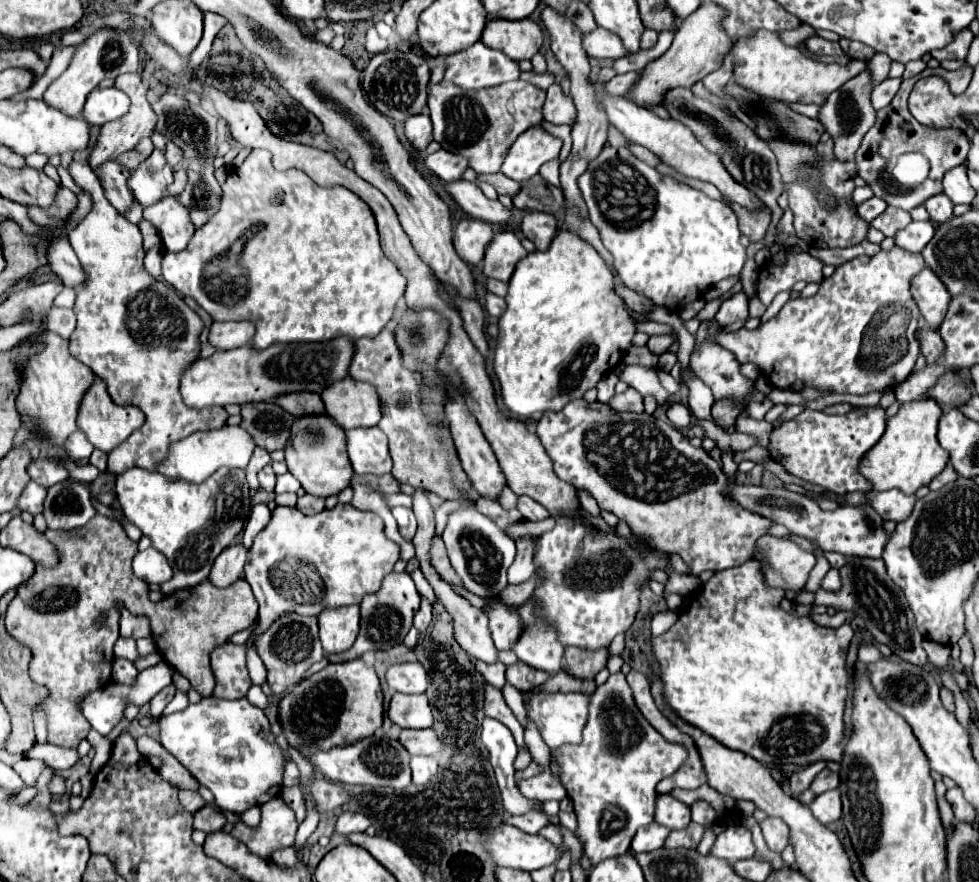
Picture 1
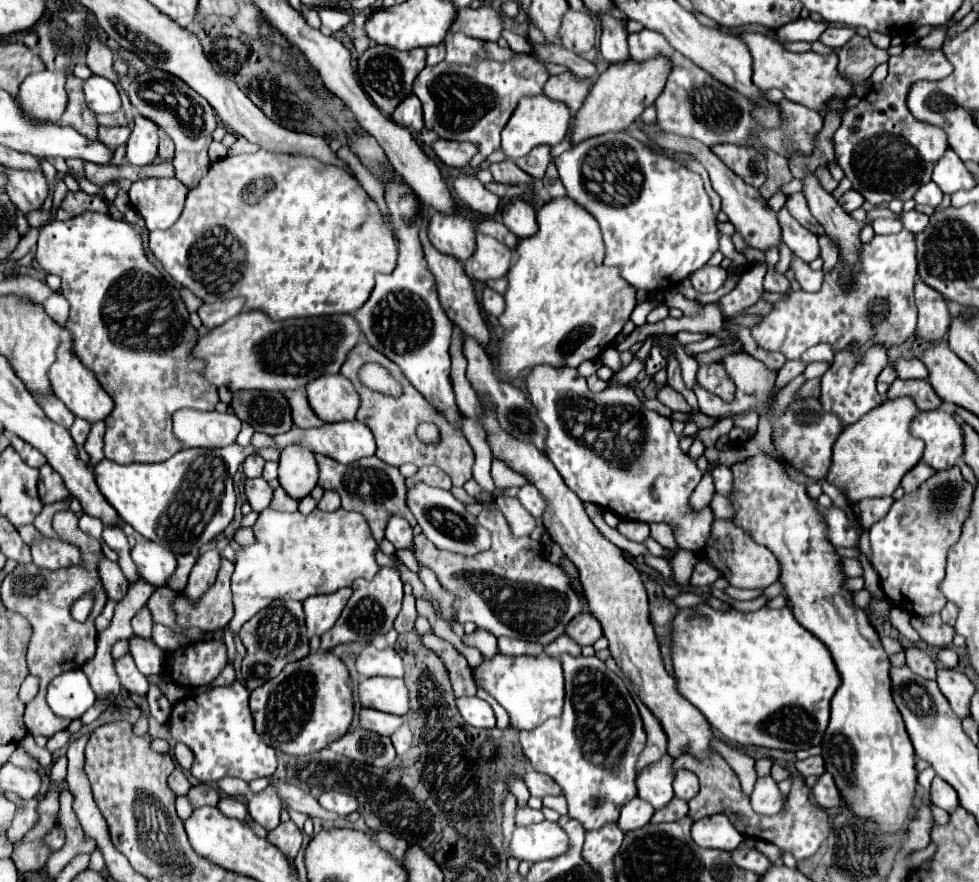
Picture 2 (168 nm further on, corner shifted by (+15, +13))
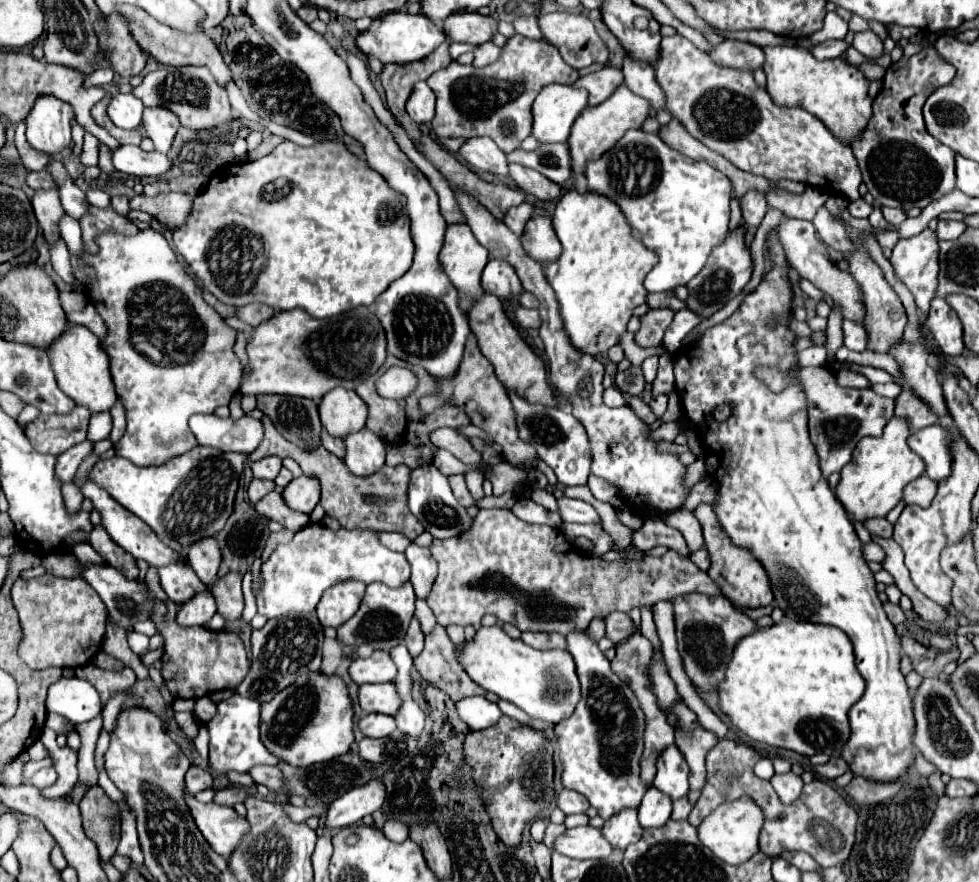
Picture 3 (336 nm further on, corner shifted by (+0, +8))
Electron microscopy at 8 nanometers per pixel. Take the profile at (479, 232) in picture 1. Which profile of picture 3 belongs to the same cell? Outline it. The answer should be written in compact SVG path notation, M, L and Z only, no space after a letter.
M449 224L447 232L445 232L445 244L439 252L439 262L443 272L447 274L449 282L457 288L457 296L459 296L459 308L463 312L469 312L473 302L479 300L479 296L483 296L483 288L481 288L481 272L487 264L489 256L487 250L475 240L471 228L467 228L467 224Z

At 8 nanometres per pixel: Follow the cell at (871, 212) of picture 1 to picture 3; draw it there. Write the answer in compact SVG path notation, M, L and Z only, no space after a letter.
M863 198L853 200L853 202L849 202L849 206L847 206L847 212L849 212L851 216L855 216L855 218L867 218L867 216L871 214L871 210L873 210L873 206L869 206Z

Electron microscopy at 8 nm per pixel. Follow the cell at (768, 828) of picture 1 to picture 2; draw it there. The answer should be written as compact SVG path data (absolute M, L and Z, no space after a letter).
M770 775L756 781L754 791L750 795L750 803L758 815L776 815L782 809L778 785Z

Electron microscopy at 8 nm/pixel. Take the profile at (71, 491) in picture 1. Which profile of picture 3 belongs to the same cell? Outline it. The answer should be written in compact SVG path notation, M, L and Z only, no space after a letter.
M83 440L79 444L75 444L75 448L69 448L67 452L61 452L61 456L57 456L57 476L61 482L71 482L79 464L83 462L85 456L89 456L93 452L93 442L91 440Z

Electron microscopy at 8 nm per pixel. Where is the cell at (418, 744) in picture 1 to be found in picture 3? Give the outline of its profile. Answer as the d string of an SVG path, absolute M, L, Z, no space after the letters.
M378 713L361 716L357 724L359 724L359 730L363 732L363 736L367 736L367 738L383 738L383 736L389 736L397 728L393 716L383 716Z

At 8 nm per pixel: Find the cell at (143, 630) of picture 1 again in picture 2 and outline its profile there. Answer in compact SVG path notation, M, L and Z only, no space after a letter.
M104 559L100 563L100 577L104 581L104 587L106 587L106 593L108 593L108 599L112 601L120 601L124 599L124 595L128 593L128 579L124 579L124 573L120 571L120 567L108 559Z

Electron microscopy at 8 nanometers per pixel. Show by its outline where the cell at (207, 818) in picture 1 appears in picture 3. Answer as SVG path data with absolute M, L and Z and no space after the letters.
M225 788L225 790L217 790L213 802L223 806L233 806L237 802L245 802L247 798L249 798L249 790L245 788Z

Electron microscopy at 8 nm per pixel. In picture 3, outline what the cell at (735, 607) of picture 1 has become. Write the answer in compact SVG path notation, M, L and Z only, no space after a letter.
M781 620L767 630L759 630L739 640L729 662L727 676L719 684L721 708L743 734L757 742L787 748L805 756L841 754L841 748L847 744L851 734L849 710L863 696L863 692L865 680L855 666L853 644L845 632L835 626L795 620Z

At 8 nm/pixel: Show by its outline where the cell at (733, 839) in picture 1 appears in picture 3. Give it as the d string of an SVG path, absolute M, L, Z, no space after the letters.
M741 796L735 802L721 804L699 826L697 836L719 860L727 864L743 864L759 850L759 832L763 828L763 810L749 796Z

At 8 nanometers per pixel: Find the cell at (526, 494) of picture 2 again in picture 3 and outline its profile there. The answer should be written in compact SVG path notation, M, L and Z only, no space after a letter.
M561 496L559 498L559 514L563 518L563 522L579 522L579 524L601 524L601 518L597 514L597 510L577 498L567 498Z

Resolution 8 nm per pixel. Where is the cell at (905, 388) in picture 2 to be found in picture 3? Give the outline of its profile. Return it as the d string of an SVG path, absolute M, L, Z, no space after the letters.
M905 388L897 400L895 400L895 416L897 418L905 418L909 428L915 432L915 430L921 430L925 426L931 426L931 424L937 424L937 416L929 410L929 406L919 400L909 388Z

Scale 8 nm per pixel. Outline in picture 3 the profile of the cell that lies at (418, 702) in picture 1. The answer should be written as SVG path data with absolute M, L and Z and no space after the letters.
M391 682L363 684L359 686L357 698L363 712L379 712L379 714L393 716L401 706L401 698L397 696L395 686Z

